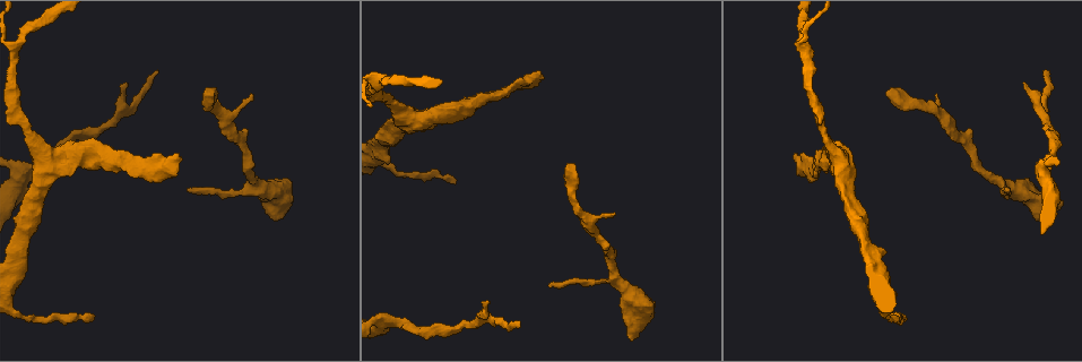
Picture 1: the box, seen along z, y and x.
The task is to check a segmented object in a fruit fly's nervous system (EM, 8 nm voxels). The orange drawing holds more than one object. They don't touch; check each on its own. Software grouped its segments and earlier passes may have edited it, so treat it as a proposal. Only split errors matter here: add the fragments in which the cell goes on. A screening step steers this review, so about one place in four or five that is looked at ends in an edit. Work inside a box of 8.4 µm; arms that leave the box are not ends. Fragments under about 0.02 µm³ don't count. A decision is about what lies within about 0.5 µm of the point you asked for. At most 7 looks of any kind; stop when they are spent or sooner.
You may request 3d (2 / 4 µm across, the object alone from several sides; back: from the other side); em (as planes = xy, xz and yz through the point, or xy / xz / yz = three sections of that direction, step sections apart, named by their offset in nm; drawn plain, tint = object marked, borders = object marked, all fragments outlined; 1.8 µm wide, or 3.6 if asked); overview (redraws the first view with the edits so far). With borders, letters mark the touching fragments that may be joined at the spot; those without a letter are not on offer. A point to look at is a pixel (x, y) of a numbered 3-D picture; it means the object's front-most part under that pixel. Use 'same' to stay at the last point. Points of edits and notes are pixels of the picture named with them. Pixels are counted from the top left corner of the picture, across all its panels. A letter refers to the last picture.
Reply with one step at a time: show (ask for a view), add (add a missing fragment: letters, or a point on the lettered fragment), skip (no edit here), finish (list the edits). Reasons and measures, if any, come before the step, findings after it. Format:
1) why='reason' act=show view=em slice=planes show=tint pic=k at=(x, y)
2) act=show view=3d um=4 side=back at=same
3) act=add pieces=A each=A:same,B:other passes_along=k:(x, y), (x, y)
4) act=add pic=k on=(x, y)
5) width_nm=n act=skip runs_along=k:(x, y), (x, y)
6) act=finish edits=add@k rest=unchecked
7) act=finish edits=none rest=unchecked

why='an open end' act=show view=em slice=planes show=borders pic=1 at=(207, 91)

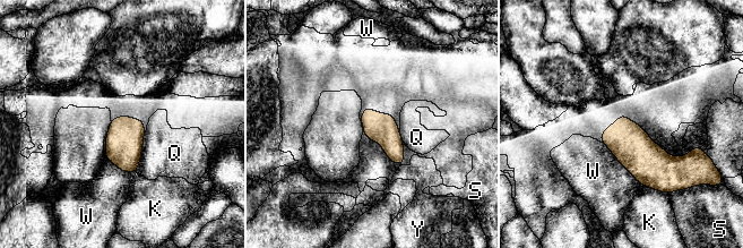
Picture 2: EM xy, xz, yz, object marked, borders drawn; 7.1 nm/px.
act=skip each=K:other,Q:other,S:other,W:other,Y:other found='none of them fits'

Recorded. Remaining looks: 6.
why='thick end' act=show view=3d um=2 pic=1 at=(632, 340)

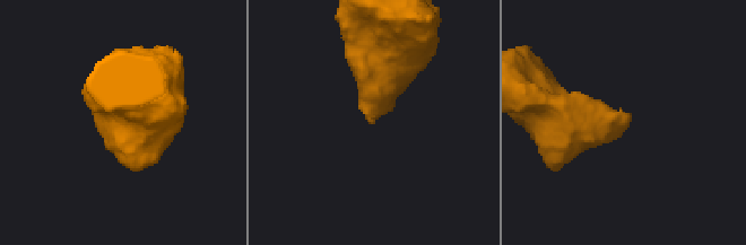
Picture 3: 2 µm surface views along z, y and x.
act=show view=em slice=planes show=borders pic=3 at=(626, 128)

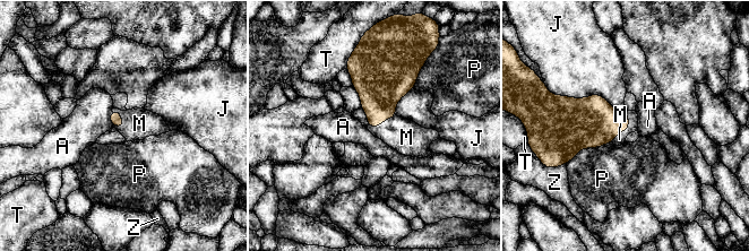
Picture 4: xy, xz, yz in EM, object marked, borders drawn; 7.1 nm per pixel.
longest_contact=J:500nm act=add pieces=M each=A:other,J:other,M:same,P:other,T:other,Z:other passes_along=4:(592, 122), (626, 129), (619, 139) found='it goes on there'

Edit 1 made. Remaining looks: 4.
why='redraw' act=show view=overview

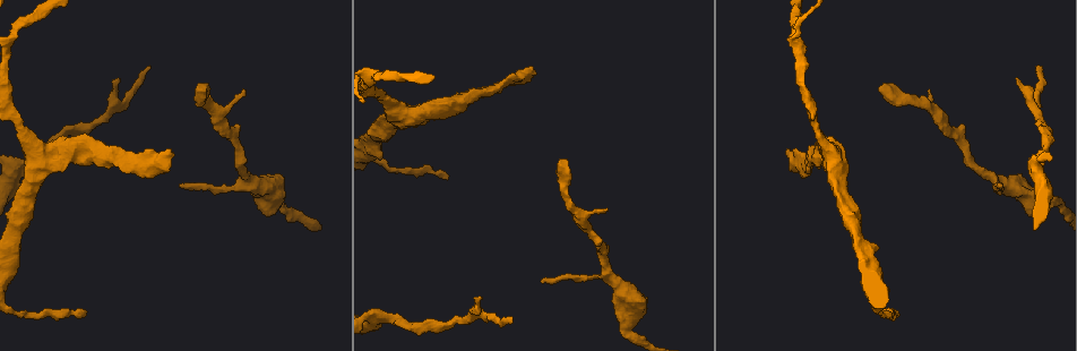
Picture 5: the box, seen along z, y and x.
act=show view=3d um=2 pic=5 at=(481, 297)

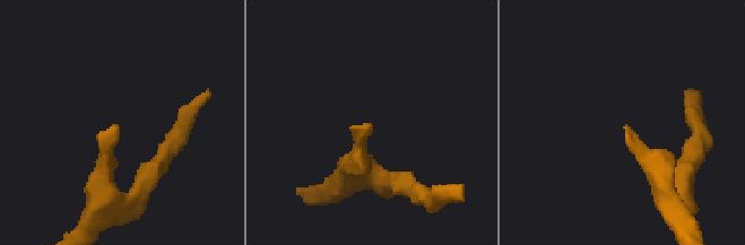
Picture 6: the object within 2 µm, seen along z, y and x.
act=show view=em slice=planes show=borders pic=6 at=(366, 125)

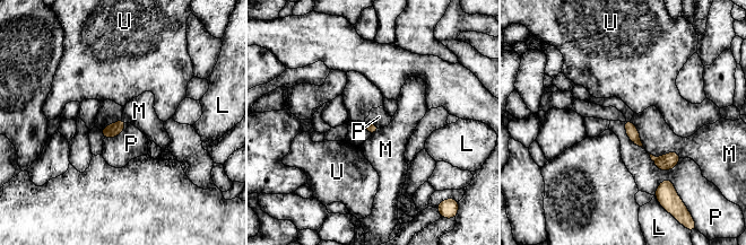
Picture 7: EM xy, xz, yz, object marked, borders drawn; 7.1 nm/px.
act=skip each=L:other,M:other,P:other,U:other border=7:(647, 152), (660, 171), (682, 158) found='no lettered fragment goes on from it'

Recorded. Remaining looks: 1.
act=finish edits=add@4 rest=unchecked

